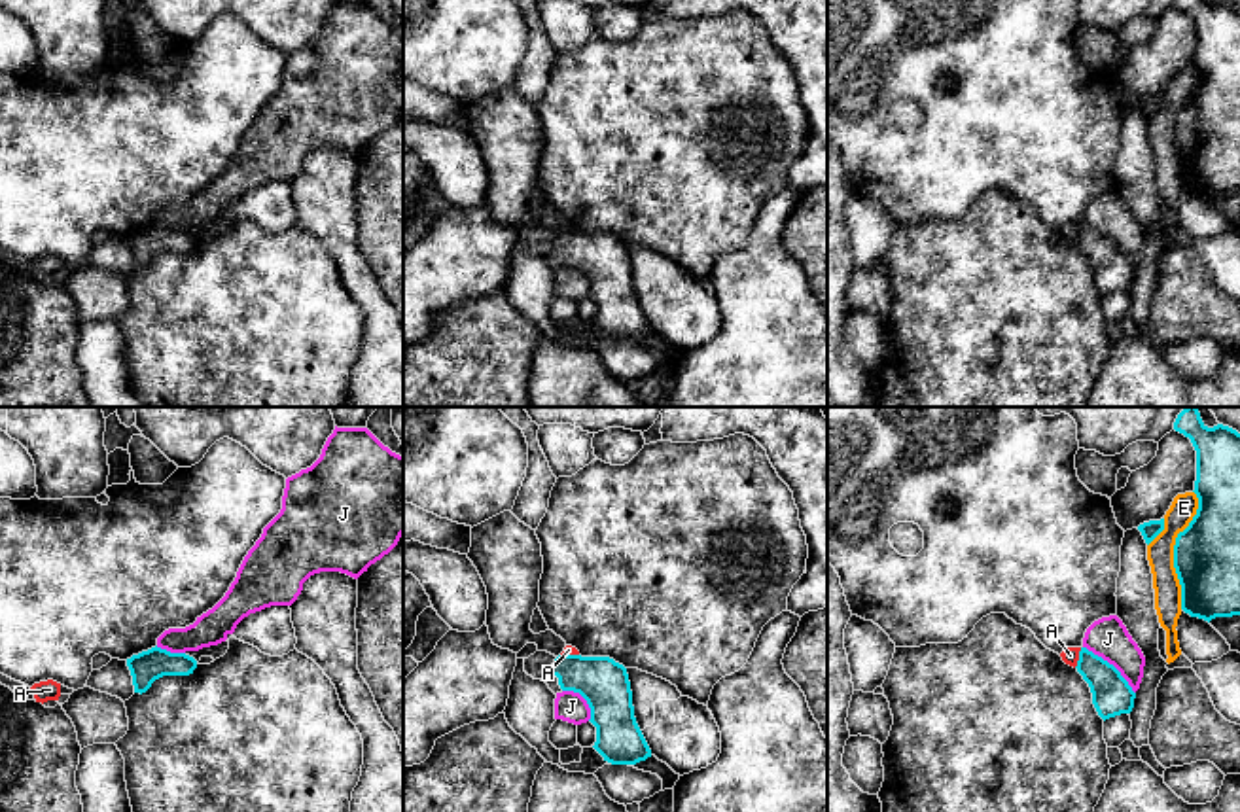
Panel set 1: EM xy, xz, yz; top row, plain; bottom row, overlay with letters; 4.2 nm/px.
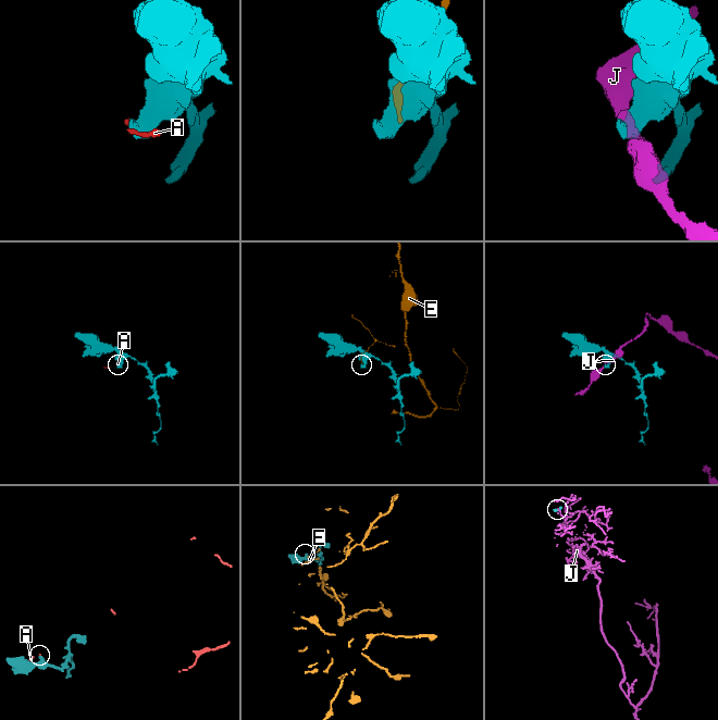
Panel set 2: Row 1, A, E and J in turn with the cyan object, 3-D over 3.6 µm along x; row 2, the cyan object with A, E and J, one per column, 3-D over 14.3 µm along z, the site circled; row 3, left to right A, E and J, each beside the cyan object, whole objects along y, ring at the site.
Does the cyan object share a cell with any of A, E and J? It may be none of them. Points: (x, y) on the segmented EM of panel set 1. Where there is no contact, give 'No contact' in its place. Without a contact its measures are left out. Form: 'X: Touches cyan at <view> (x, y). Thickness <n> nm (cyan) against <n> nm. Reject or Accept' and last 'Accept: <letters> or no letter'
A: Touches cyan at yz (1080, 657). Thickness 170 nm (cyan) against 70 nm. Reject
E: Touches cyan at yz (1174, 549). Thickness 280 nm (cyan) against 110 nm. Reject
J: Touches cyan at yz (1112, 665). Thickness 170 nm (cyan) against 170 nm. Reject
Accept: no letter

